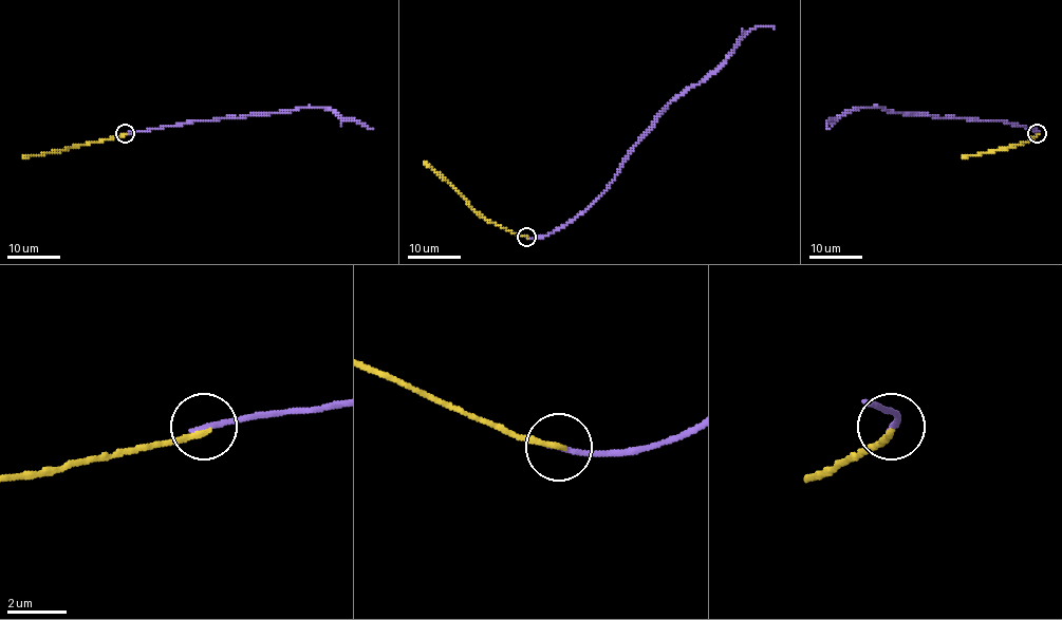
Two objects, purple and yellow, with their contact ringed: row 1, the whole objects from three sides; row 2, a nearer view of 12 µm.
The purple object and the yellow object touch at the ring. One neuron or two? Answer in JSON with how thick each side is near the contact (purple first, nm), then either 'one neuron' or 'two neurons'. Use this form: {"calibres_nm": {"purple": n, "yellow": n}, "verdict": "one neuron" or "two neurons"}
{"calibres_nm": {"purple": 180, "yellow": 200}, "verdict": "two neurons"}

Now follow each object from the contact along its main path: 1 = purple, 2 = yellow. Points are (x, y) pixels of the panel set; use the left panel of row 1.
1: (126, 133), (327, 107), (341, 117), (360, 121), (373, 129)
2: (126, 134), (23, 157)

